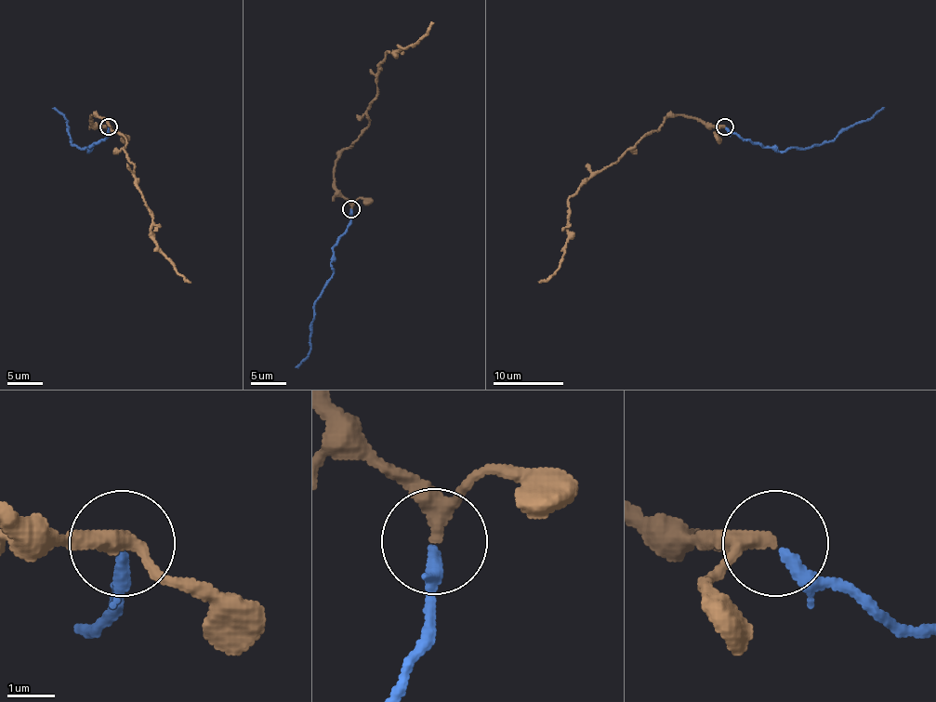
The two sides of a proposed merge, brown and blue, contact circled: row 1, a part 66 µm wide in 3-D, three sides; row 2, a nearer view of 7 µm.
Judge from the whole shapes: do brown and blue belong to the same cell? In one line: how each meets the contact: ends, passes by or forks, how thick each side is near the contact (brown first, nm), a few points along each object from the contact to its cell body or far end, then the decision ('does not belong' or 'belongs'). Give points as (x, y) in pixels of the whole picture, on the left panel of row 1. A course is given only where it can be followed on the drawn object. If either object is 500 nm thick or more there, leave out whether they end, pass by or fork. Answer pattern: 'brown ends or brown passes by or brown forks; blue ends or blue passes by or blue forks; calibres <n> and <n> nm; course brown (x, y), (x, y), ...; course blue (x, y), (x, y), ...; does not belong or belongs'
brown passes by; blue passes by; calibres 280 and 200 nm; course brown (109, 126), (91, 121), (95, 115), (105, 121), (126, 140), (125, 152), (152, 218), (151, 238), (191, 282); course blue (109, 127), (109, 133), (87, 151), (89, 149), (81, 149), (72, 143), (67, 119), (53, 109); belongs

